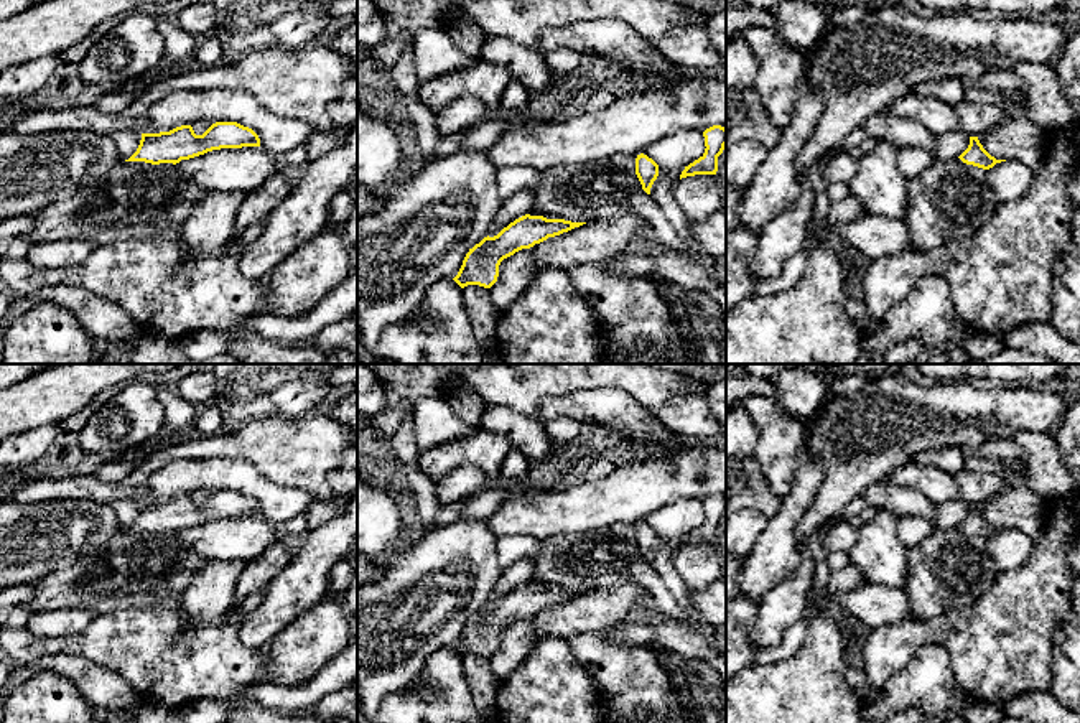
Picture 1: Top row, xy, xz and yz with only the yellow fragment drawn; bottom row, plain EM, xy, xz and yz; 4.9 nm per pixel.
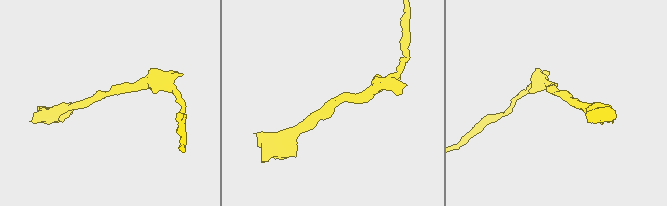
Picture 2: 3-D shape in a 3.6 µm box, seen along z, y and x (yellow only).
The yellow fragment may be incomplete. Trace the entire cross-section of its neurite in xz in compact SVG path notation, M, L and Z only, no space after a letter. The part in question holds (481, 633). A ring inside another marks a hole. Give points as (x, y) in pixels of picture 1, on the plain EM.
M525 583L504 596L497 604L487 604L469 618L453 649L461 657L468 654L491 657L497 651L499 634L504 627L583 593L586 591Z

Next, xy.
M216 491L202 504L196 504L191 494L181 494L170 501L142 502L137 520L125 530L176 534L212 519L242 515L260 515L260 507L237 491Z

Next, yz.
M970 506L968 517L958 527L966 534L973 534L973 535L978 535L978 537L983 537L983 539L989 539L996 532L1006 530L1006 529L996 529L994 525L991 525L983 517L978 506Z

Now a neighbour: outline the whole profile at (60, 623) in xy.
M86 609L41 611L31 613L25 627L36 636L66 637L86 631L94 618Z

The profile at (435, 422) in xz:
M445 399L417 400L412 407L412 422L421 451L449 440L461 440L479 430L479 425L461 420Z

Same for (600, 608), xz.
M637 581L614 588L593 588L532 616L532 632L542 637L571 637L576 632L599 632L629 621L645 598L647 590Z

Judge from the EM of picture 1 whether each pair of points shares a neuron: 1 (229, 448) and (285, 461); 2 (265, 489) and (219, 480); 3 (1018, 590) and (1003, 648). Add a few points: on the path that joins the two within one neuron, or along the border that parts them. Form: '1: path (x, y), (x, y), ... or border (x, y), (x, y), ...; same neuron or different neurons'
1: path (242, 448), (272, 448); same neuron
2: path (254, 485), (247, 480), (231, 480); same neuron
3: path (1018, 605), (1013, 633); same neuron

